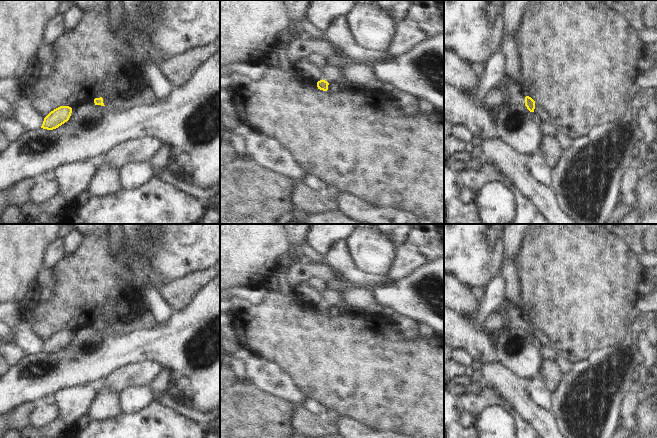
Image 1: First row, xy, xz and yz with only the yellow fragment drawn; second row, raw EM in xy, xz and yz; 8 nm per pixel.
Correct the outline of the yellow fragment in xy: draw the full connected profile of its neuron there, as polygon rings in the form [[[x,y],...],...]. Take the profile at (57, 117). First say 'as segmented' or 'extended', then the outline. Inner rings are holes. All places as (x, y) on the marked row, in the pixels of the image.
as segmented | [[[60,106],[51,111],[43,121],[41,128],[53,130],[67,122],[71,116],[72,108],[69,106]]]

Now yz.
extended | [[[506,75],[503,82],[507,88],[509,104],[516,106],[525,105],[530,112],[534,112],[535,101],[531,97],[525,95],[523,88],[515,79]]]

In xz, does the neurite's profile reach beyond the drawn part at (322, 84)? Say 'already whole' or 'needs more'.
needs more

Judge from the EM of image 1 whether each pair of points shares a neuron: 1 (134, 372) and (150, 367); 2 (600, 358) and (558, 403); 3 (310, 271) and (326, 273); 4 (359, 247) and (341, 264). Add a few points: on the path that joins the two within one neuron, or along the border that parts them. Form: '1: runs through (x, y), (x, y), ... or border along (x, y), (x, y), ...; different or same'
1: runs through (138, 372), (146, 370); same
2: runs through (591, 371), (582, 379), (575, 379), (568, 390); same
3: runs through (314, 271), (322, 271); same
4: border along (344, 239), (352, 262), (366, 272); different

